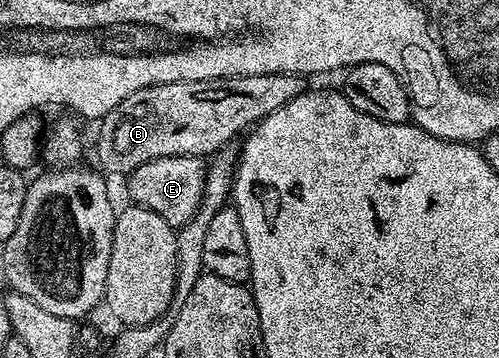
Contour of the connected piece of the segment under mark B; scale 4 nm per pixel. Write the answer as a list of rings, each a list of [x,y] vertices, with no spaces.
[[[273,73],[211,79],[208,83],[162,83],[137,89],[137,93],[129,93],[129,97],[118,103],[98,124],[99,140],[95,143],[98,166],[108,176],[126,177],[150,159],[178,155],[214,156],[226,148],[223,146],[230,139],[248,130],[247,111],[252,120],[258,121],[303,94],[303,83],[304,76]]]

